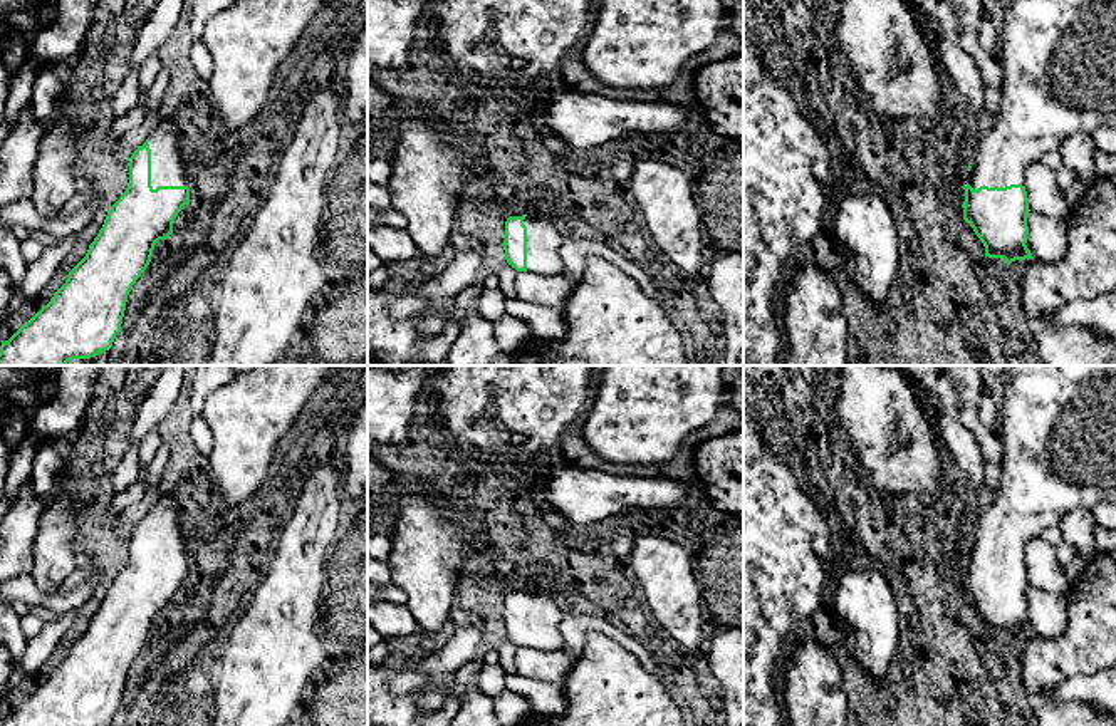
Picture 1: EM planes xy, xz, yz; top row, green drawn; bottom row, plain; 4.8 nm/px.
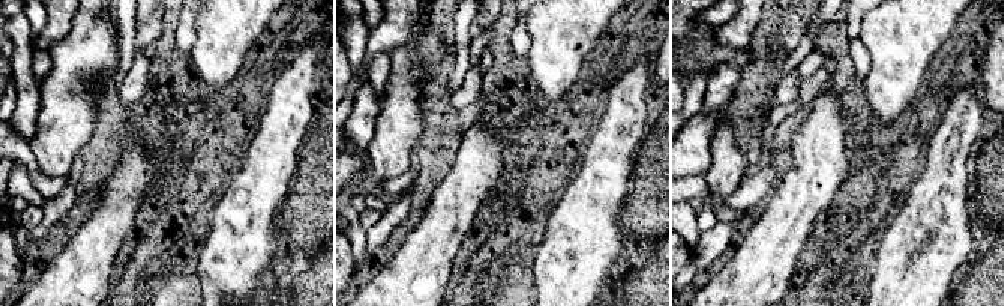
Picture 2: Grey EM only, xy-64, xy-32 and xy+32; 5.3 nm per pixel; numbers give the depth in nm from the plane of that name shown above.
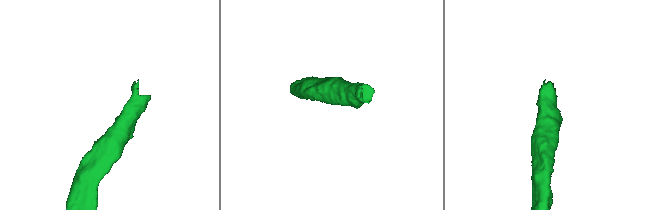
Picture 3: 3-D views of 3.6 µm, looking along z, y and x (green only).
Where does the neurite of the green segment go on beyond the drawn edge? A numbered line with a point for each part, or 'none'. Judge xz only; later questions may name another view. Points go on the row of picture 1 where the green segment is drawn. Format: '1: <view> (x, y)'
1: xz (544, 238)

